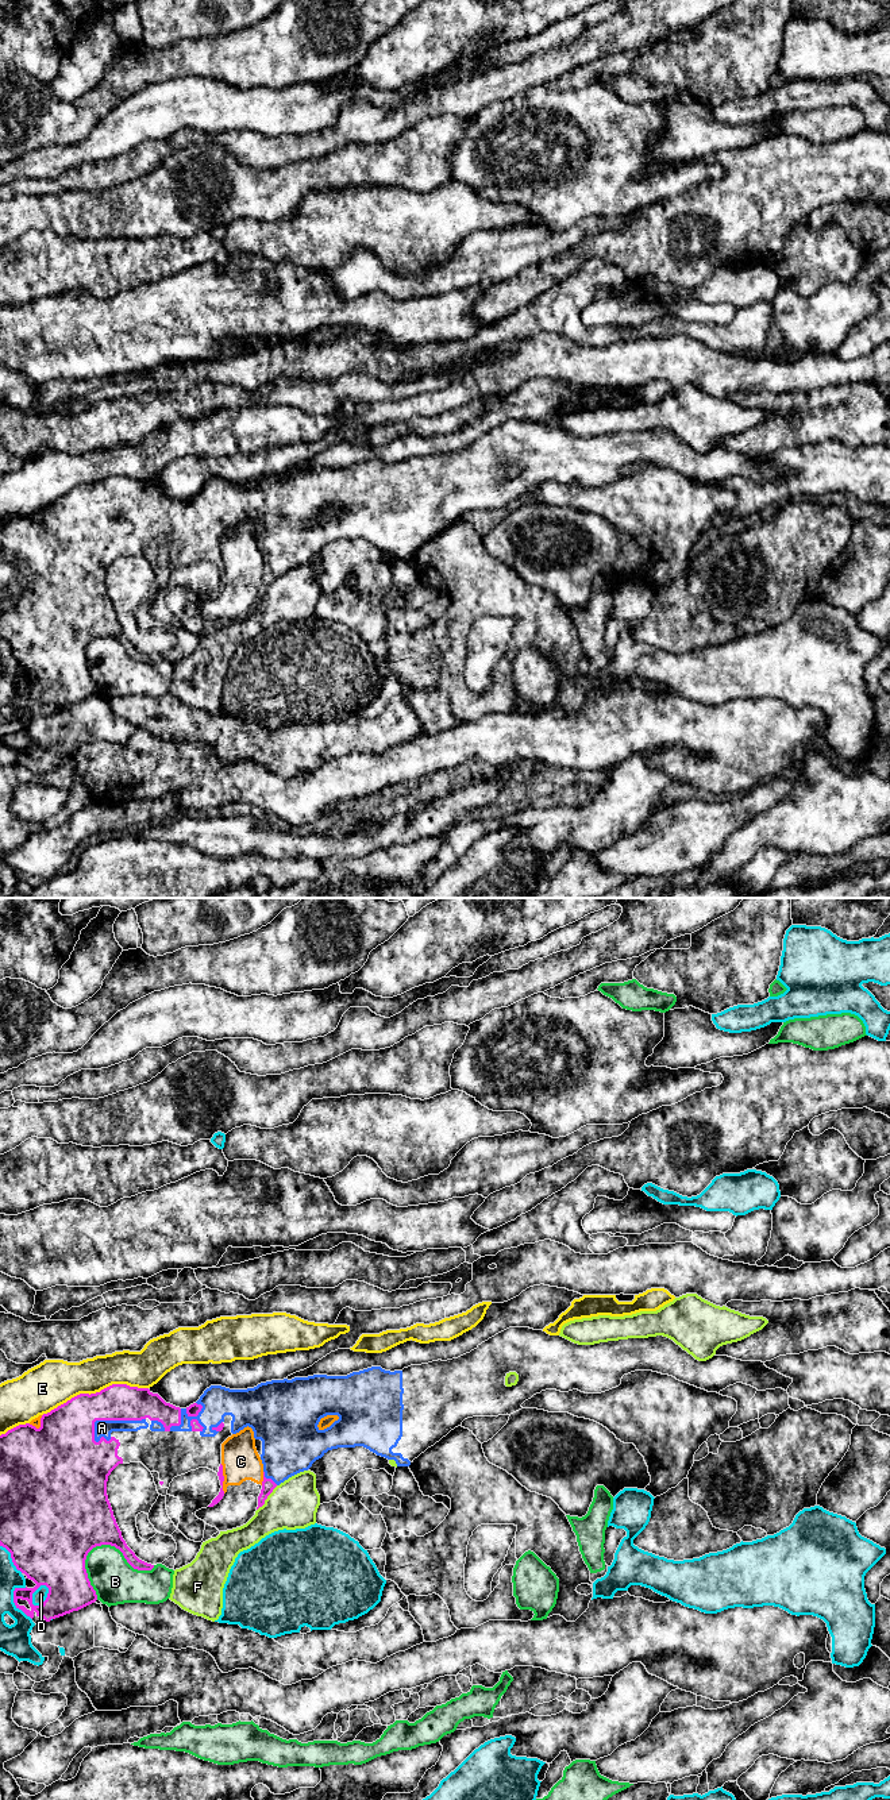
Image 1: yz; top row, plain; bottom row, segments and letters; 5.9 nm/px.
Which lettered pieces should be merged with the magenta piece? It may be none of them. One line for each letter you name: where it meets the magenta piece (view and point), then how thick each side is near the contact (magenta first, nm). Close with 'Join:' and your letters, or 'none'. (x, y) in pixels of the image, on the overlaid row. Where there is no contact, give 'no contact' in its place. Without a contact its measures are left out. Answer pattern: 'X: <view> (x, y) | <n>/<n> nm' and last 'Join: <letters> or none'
A: yz (111, 1419) | 280/100 nm
Join: A

